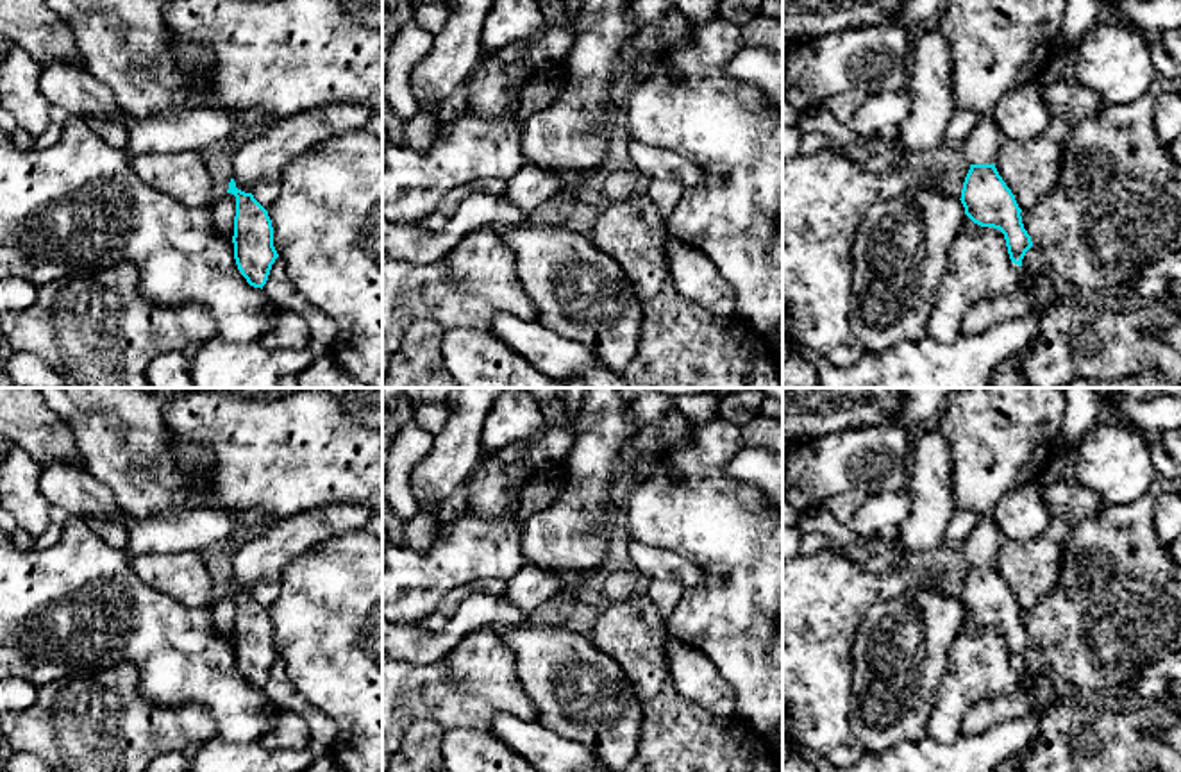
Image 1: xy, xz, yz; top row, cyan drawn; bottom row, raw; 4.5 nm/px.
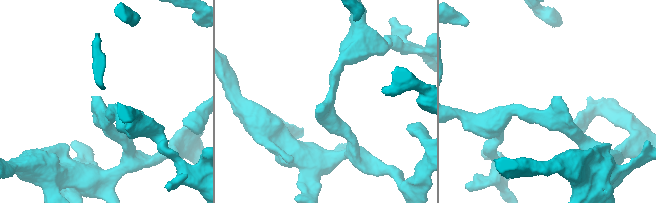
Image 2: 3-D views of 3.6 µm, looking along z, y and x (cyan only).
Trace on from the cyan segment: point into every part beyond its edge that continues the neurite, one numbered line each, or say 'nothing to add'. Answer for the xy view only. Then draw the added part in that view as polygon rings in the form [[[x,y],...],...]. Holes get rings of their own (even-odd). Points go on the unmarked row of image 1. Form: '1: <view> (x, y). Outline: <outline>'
nothing to add

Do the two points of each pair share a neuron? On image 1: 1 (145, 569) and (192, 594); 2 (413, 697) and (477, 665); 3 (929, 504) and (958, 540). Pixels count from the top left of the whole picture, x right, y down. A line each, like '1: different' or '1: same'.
1: same
2: same
3: different

